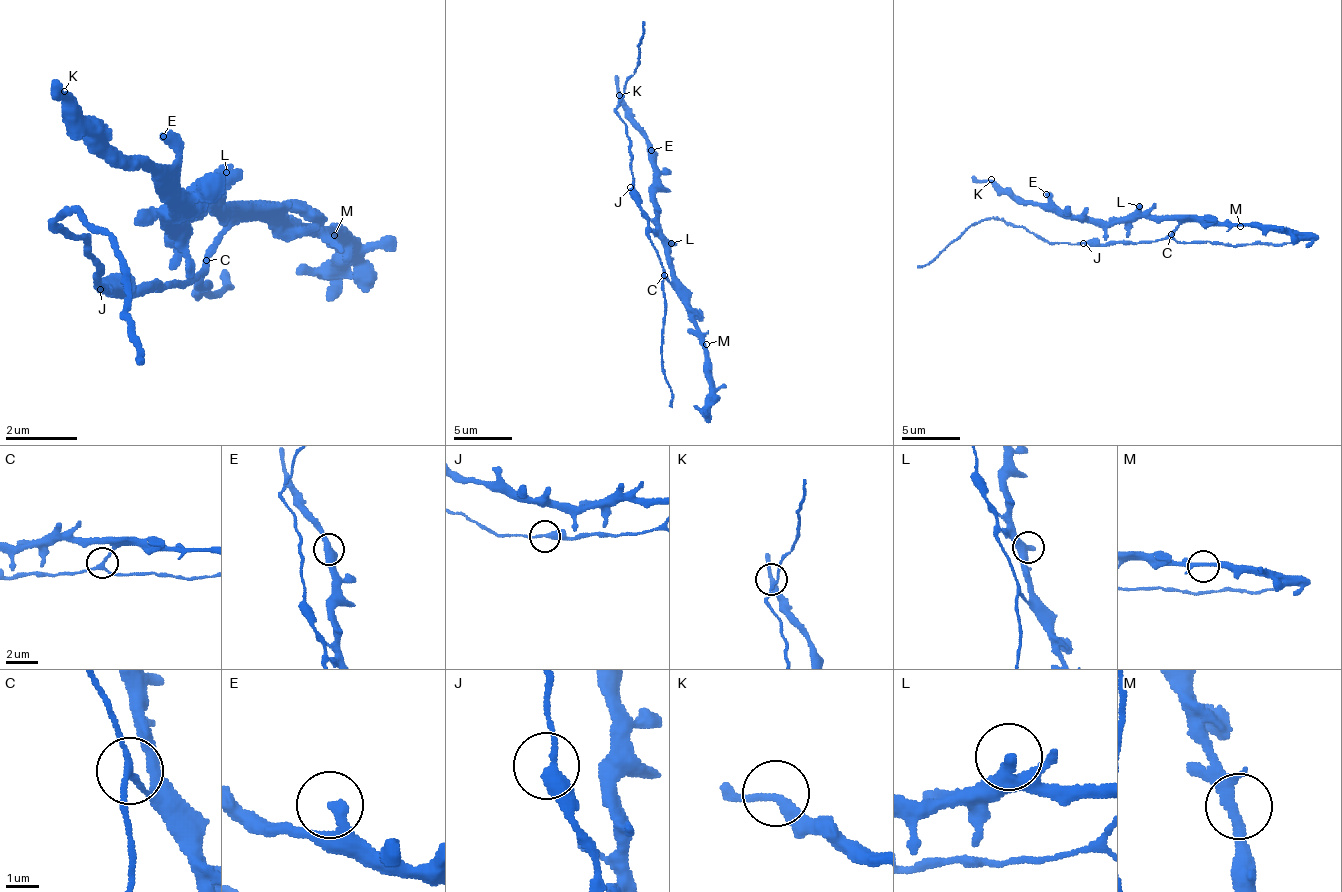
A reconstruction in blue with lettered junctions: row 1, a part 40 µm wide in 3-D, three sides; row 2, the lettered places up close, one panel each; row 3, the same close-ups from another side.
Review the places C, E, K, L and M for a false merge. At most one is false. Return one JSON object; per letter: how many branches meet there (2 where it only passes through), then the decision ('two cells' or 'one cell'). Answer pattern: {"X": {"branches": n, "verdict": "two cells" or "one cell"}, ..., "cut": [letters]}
{"C": {"branches": 3, "verdict": "two cells"}, "E": {"branches": 1, "verdict": "one cell"}, "K": {"branches": 2, "verdict": "one cell"}, "L": {"branches": 2, "verdict": "one cell"}, "M": {"branches": 3, "verdict": "one cell"}, "cut": ["C"]}

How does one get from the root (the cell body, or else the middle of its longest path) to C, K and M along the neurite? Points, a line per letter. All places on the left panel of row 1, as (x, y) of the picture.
C: (145, 289), (172, 289), (181, 280), (190, 280), (208, 262)
K: (145, 289), (172, 271), (172, 235), (181, 226), (163, 190), (127, 163), (64, 91)
M: (145, 289), (172, 289), (190, 280), (244, 217), (289, 217), (298, 226), (325, 226), (334, 235)

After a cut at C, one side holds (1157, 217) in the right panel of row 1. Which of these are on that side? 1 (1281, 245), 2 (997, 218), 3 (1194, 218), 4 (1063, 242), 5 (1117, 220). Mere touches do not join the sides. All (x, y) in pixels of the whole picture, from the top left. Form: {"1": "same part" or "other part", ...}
{"1": "other part", "2": "other part", "3": "same part", "4": "other part", "5": "same part"}

